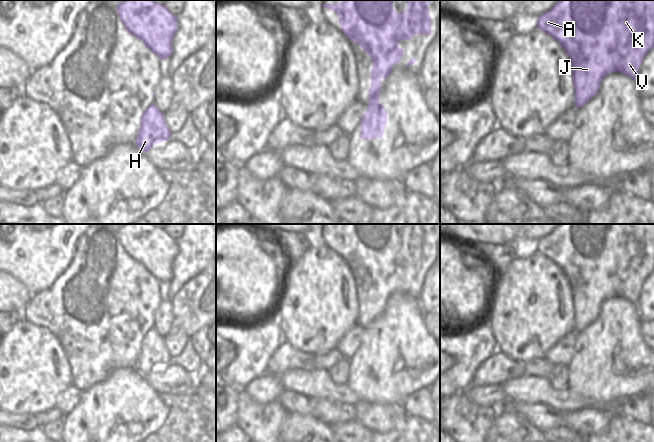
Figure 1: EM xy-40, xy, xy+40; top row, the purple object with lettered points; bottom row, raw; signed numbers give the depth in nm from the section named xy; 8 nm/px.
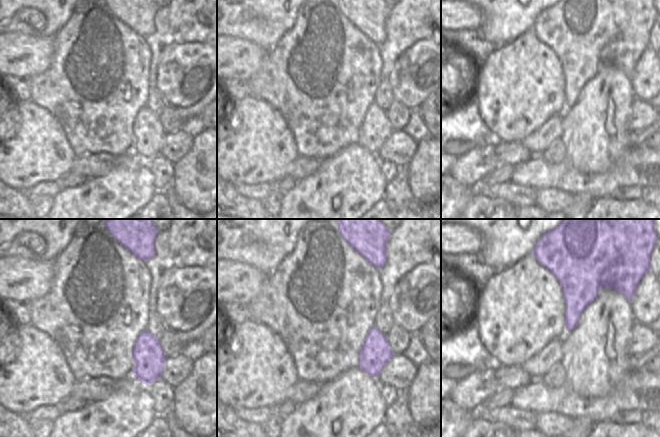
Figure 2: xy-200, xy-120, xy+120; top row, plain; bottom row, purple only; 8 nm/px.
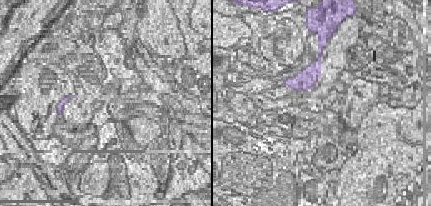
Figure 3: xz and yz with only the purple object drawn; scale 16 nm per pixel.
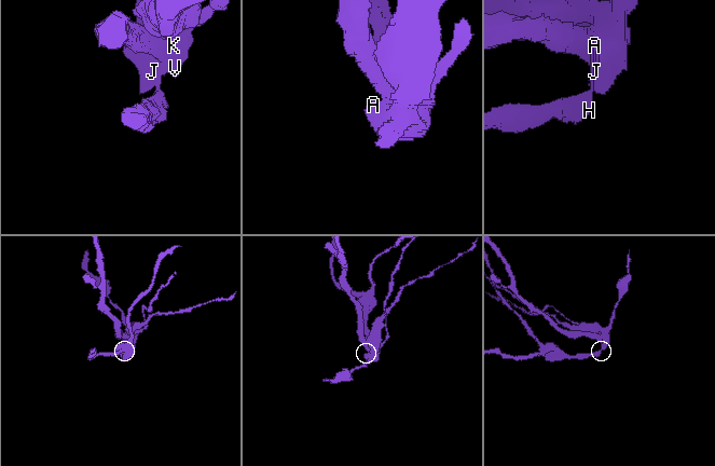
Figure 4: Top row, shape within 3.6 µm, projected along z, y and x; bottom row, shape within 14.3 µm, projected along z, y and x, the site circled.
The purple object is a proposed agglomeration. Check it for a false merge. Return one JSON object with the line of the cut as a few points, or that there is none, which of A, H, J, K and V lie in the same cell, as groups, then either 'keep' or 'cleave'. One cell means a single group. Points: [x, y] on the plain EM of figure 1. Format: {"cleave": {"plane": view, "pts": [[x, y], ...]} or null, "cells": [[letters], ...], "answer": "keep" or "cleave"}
{"cleave": {"plane": "xy", "pts": [[378, 323], [369, 328]]}, "cells": [["A", "J", "K", "V"], ["H"]], "answer": "cleave"}

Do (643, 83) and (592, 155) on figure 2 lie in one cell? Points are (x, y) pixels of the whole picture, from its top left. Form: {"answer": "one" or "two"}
{"answer": "two"}

